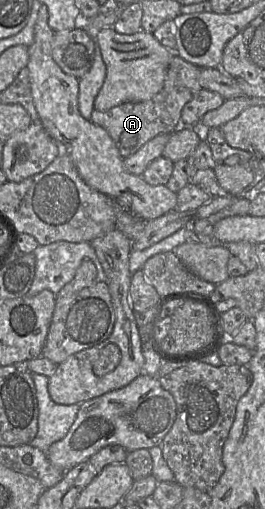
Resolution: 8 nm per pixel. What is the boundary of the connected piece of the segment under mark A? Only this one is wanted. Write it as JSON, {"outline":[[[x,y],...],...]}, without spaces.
{"outline":[[[174,55],[170,60],[163,88],[154,97],[142,102],[123,103],[104,112],[94,109],[90,121],[104,128],[121,155],[129,157],[156,136],[190,127],[181,122],[181,113],[183,107],[202,90],[199,76],[198,66]]]}

